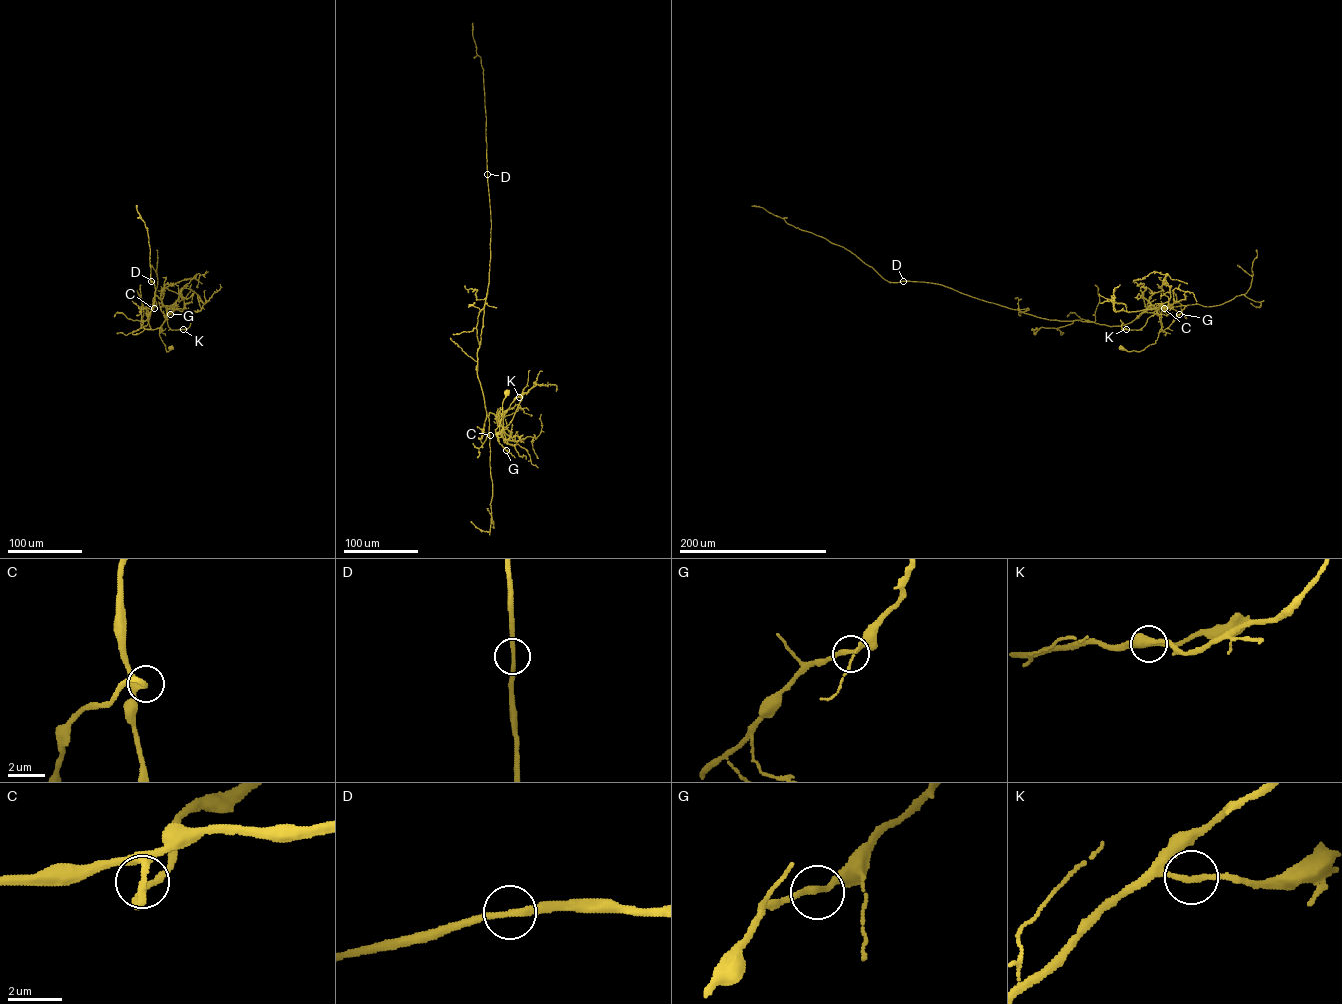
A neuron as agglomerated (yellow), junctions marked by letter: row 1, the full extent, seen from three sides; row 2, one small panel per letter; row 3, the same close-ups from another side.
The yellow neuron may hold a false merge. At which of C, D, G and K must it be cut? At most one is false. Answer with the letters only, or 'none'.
none

